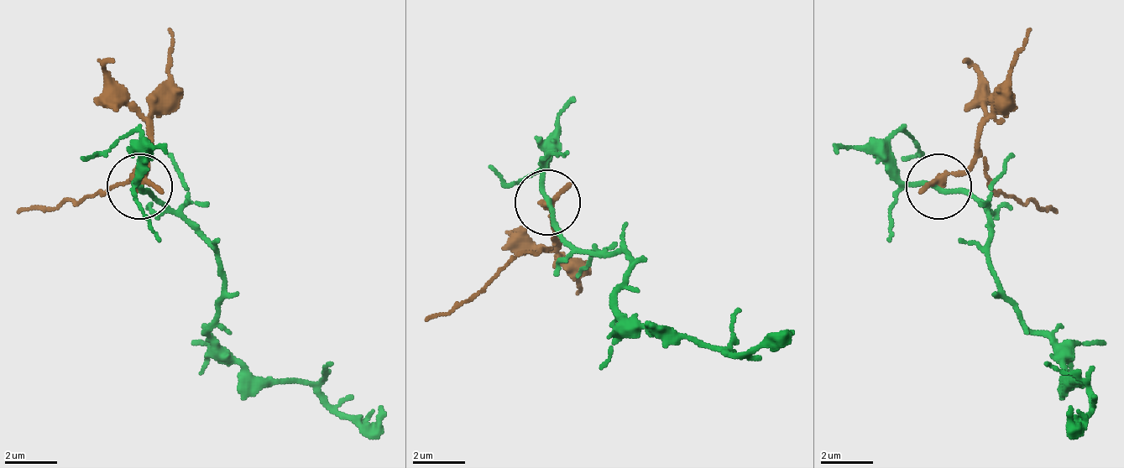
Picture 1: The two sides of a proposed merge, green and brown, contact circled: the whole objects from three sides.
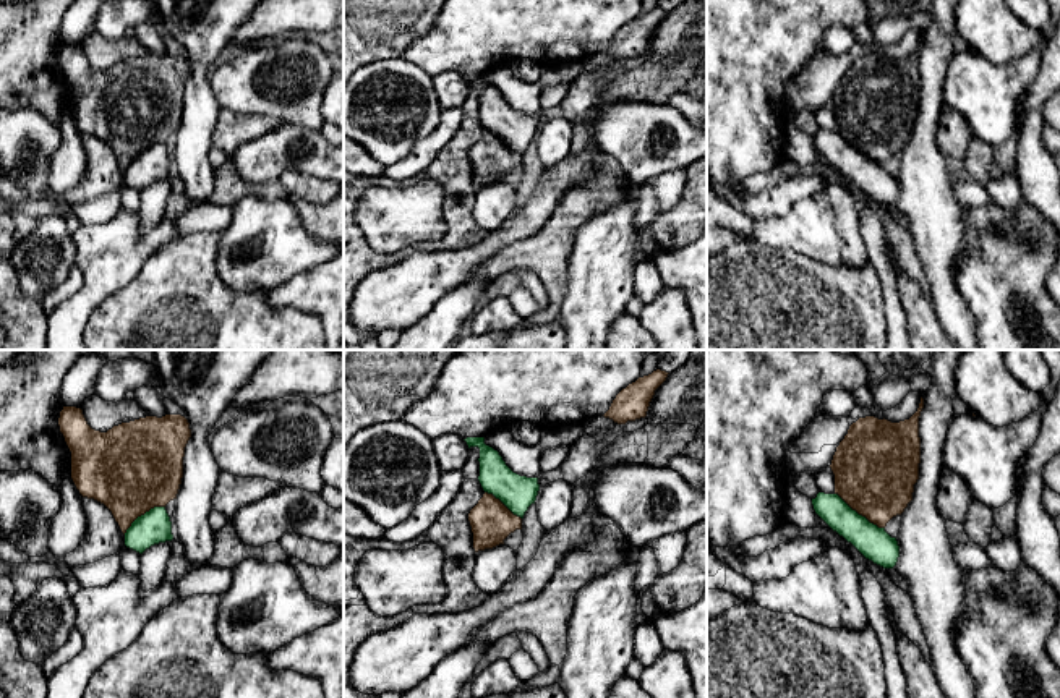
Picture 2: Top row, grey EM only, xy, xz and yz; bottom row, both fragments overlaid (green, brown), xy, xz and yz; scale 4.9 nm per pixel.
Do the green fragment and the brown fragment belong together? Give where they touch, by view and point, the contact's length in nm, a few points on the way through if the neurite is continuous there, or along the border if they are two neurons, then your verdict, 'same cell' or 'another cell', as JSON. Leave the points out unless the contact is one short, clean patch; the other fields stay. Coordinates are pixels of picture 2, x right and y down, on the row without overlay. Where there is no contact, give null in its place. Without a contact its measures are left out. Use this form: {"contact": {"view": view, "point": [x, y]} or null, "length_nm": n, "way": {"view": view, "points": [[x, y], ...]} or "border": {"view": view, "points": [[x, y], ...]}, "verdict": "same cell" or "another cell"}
{"contact": {"view": "yz", "point": [858, 151]}, "length_nm": 300, "border": {"view": "yz", "points": [[835, 130], [859, 151], [884, 165]]}, "verdict": "another cell"}

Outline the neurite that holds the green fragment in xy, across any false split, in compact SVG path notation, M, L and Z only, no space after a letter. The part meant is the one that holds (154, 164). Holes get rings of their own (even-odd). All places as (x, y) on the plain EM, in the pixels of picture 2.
M154 144L138 154L125 170L125 183L139 191L154 181L172 177L172 159L165 144Z

